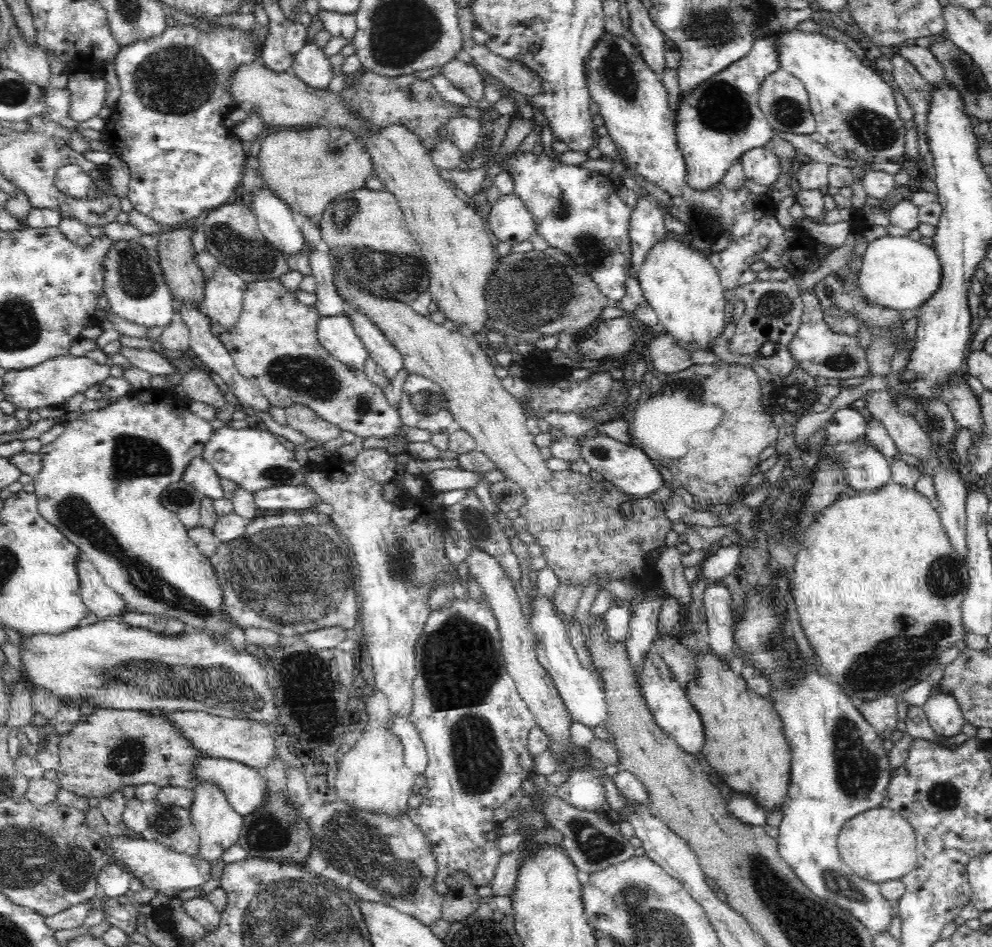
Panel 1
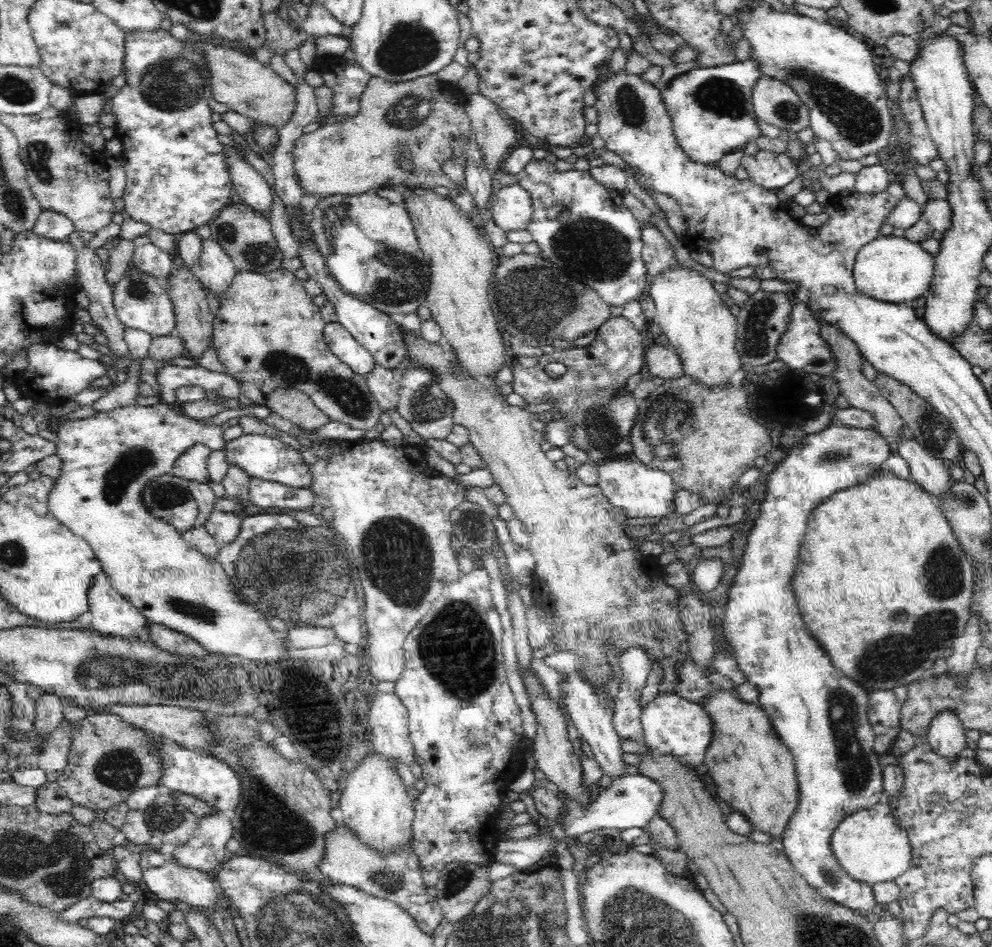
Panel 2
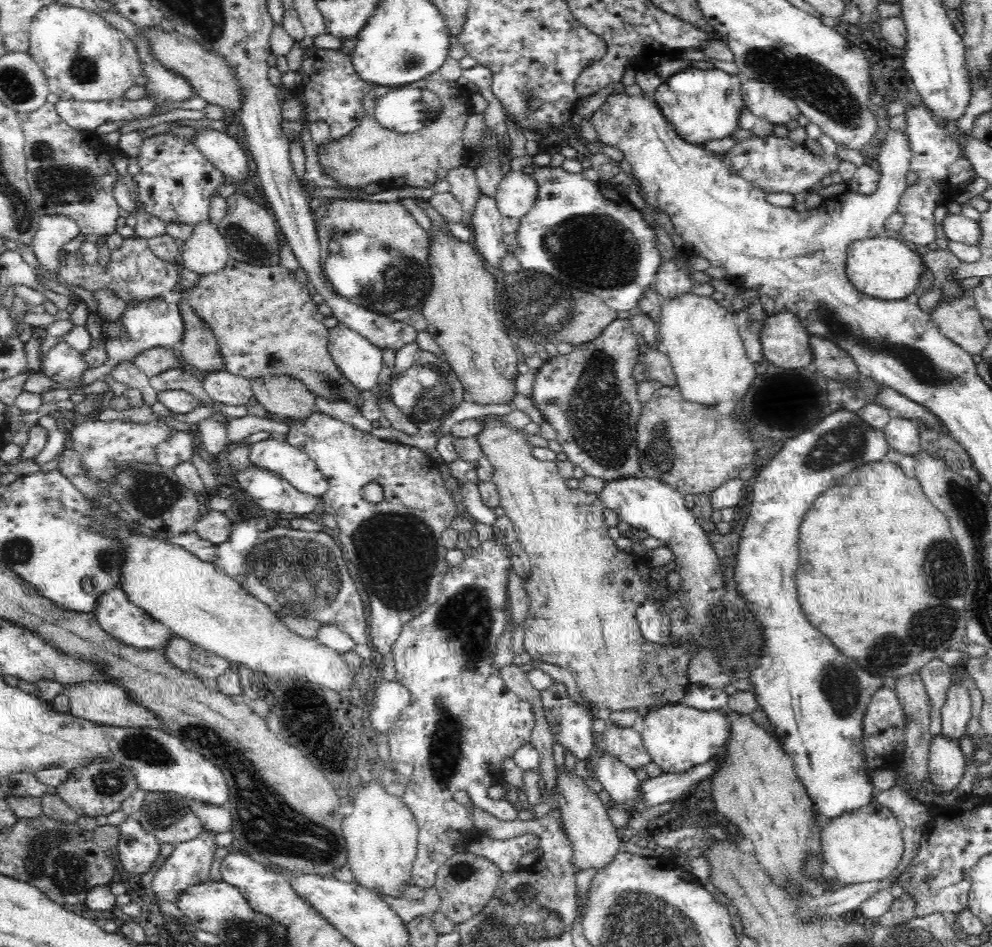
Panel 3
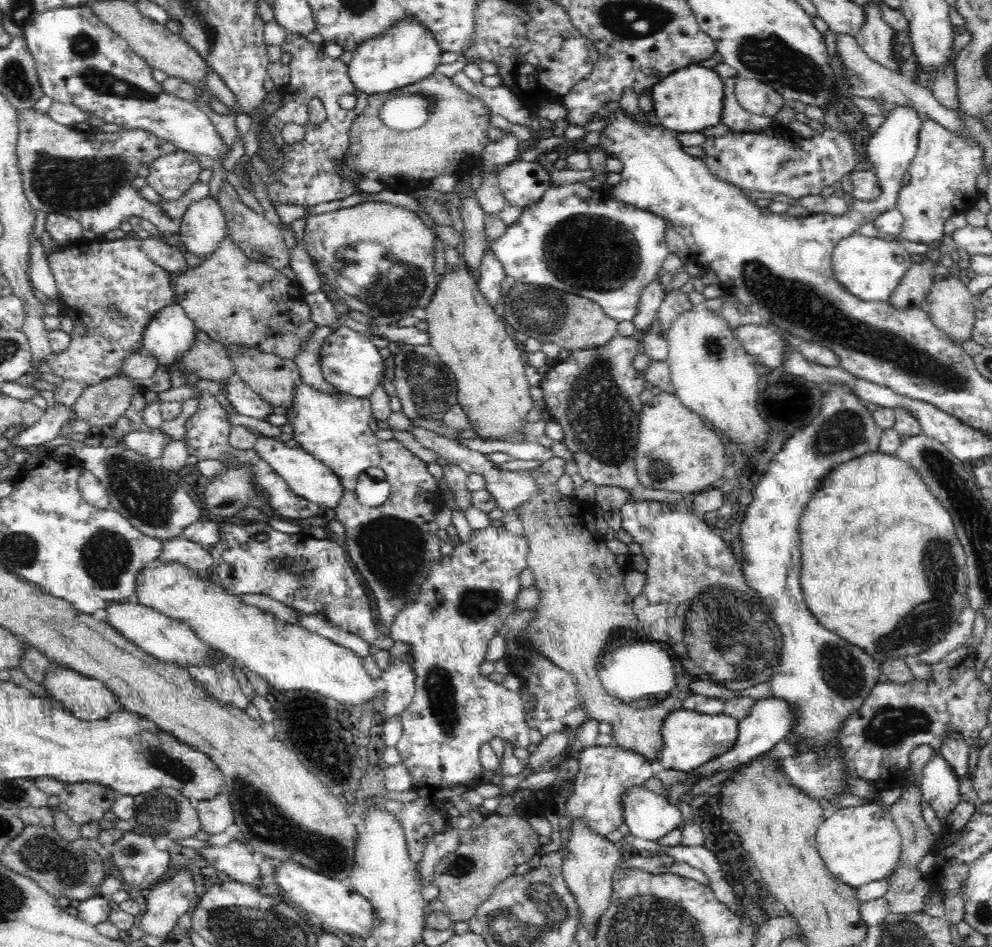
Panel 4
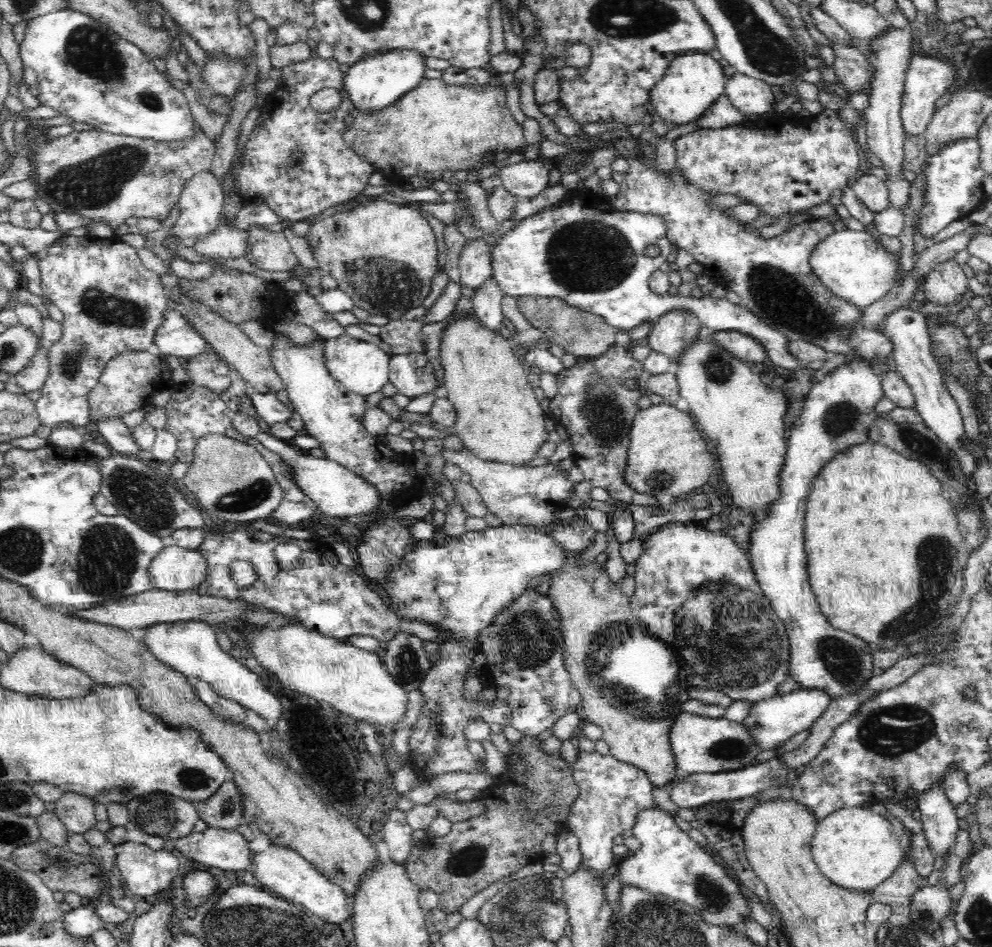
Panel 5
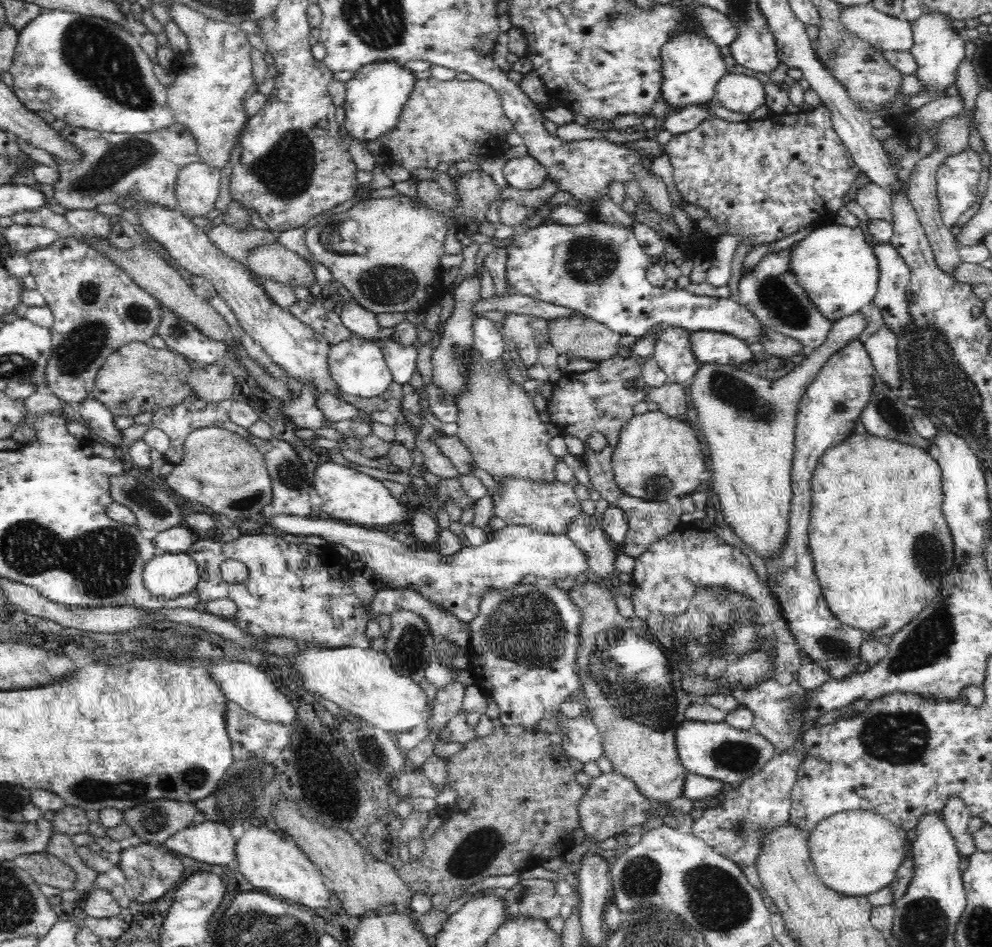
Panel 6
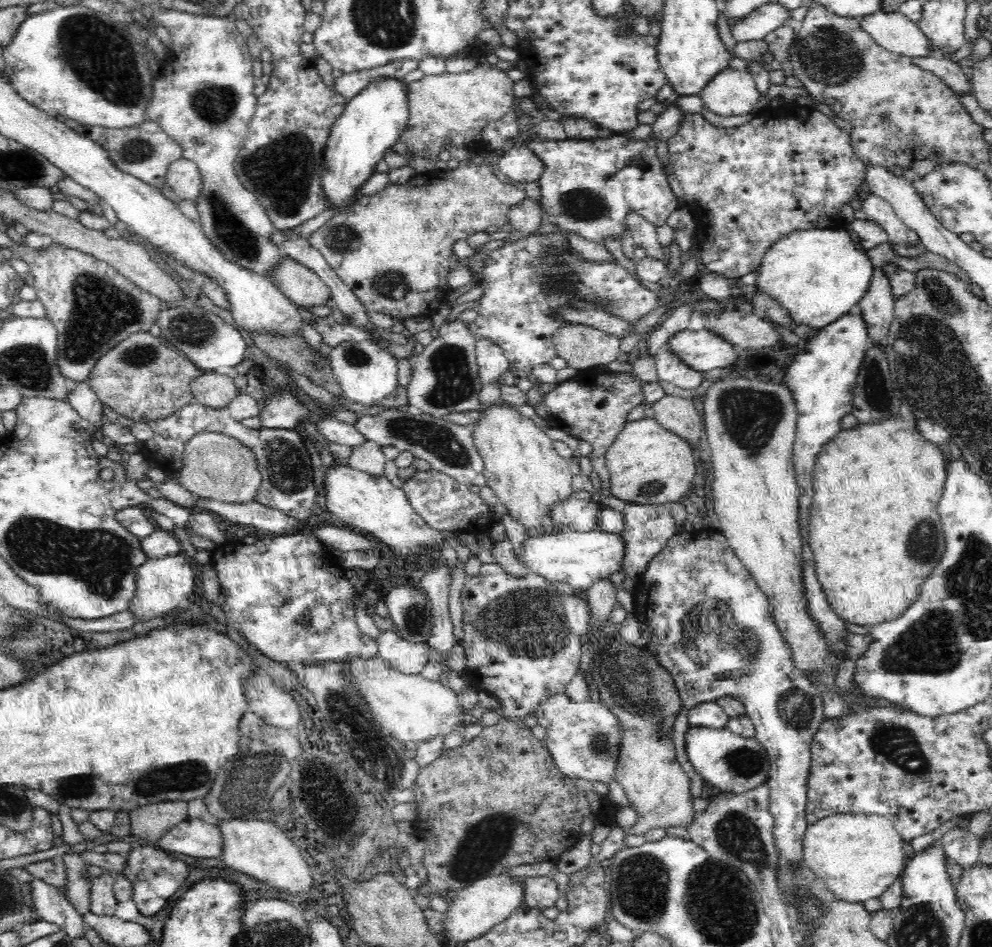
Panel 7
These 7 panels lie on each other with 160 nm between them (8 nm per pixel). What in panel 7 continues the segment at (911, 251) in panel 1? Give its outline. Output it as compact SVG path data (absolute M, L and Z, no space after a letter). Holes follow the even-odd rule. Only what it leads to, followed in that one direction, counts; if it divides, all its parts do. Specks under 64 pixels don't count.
M815 228L798 229L782 235L780 240L766 250L762 256L762 264L758 268L756 292L764 292L776 300L800 326L812 326L815 329L825 328L838 318L857 309L859 301L866 295L873 278L874 268L866 251L850 236L848 228Z

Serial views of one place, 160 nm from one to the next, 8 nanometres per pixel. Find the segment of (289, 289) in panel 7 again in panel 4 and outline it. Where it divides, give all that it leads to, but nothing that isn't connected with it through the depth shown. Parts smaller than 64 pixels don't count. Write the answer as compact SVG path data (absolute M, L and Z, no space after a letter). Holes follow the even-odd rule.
M226 180L222 182L222 186L218 193L217 201L221 204L222 210L225 212L225 221L227 224L227 234L237 244L250 260L262 262L276 270L282 270L290 264L290 249L284 241L282 232L274 225L264 214L252 211L248 206L244 205L240 197L236 194L236 190Z

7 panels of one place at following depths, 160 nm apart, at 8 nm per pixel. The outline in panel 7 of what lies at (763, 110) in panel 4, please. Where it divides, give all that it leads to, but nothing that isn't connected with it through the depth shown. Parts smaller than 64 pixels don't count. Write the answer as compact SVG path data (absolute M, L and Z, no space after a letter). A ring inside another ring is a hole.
M730 67L714 76L700 92L704 106L720 116L740 116L754 111L760 91L754 77Z

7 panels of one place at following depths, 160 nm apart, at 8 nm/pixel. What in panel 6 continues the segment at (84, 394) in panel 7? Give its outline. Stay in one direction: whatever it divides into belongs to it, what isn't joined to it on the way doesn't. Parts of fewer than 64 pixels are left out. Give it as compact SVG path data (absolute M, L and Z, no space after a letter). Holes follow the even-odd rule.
M88 398L82 401L78 413L79 420L86 424L93 437L104 438L112 447L122 446L122 430L116 427L112 412L104 404Z

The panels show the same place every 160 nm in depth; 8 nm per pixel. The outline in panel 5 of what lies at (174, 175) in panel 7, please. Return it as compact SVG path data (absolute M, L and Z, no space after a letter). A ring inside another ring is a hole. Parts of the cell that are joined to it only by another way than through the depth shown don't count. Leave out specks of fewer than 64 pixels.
M210 169L196 172L183 185L179 196L180 214L172 228L179 239L204 238L220 226L221 208L226 196Z

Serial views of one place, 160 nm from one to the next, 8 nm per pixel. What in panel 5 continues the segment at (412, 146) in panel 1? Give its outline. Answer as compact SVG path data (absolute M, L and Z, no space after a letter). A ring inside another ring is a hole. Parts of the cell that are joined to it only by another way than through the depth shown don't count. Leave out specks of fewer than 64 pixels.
M470 312L453 321L442 334L438 354L445 370L443 386L446 387L448 401L457 413L454 431L466 450L478 458L490 463L524 466L526 462L537 457L538 447L548 440L548 434L544 425L546 414L536 400L532 391L534 387L526 379L522 357L517 354L517 348L510 337L483 328L476 313Z

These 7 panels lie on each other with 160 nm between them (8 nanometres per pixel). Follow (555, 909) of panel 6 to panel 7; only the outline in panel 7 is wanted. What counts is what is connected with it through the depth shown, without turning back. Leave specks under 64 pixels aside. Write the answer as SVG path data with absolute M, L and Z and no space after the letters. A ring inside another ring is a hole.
M548 875L534 876L524 881L524 902L528 908L552 908L559 899L558 884Z

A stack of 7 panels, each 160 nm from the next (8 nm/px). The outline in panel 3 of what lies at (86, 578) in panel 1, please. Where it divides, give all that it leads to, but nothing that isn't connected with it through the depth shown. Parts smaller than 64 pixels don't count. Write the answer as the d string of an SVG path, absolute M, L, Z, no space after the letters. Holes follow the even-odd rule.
M111 588L102 594L92 613L102 630L127 645L139 648L140 651L152 651L154 649L164 651L165 646L174 636L173 632L166 628L164 624L154 620L150 614L130 602L127 594L121 588Z

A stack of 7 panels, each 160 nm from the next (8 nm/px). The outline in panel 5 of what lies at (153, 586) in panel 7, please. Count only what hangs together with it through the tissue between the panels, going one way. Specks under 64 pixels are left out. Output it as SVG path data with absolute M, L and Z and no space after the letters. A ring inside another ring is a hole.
M170 545L164 546L163 550L154 557L148 571L150 571L154 588L170 592L184 592L197 589L206 580L206 570L208 570L208 562L201 552Z

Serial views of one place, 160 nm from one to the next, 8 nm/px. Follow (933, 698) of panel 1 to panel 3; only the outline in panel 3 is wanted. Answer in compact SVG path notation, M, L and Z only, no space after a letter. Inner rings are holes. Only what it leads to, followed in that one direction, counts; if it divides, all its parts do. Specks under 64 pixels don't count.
M944 733L935 734L929 746L929 778L940 792L952 792L961 782L968 766L961 746Z

